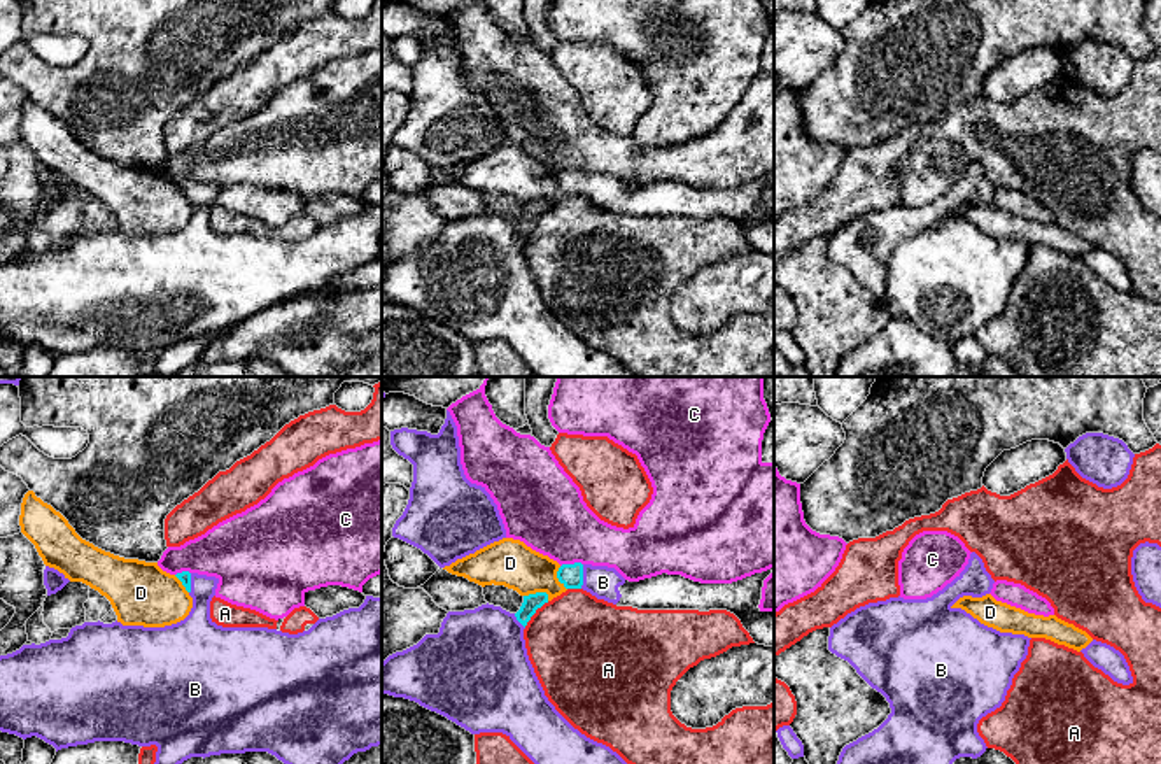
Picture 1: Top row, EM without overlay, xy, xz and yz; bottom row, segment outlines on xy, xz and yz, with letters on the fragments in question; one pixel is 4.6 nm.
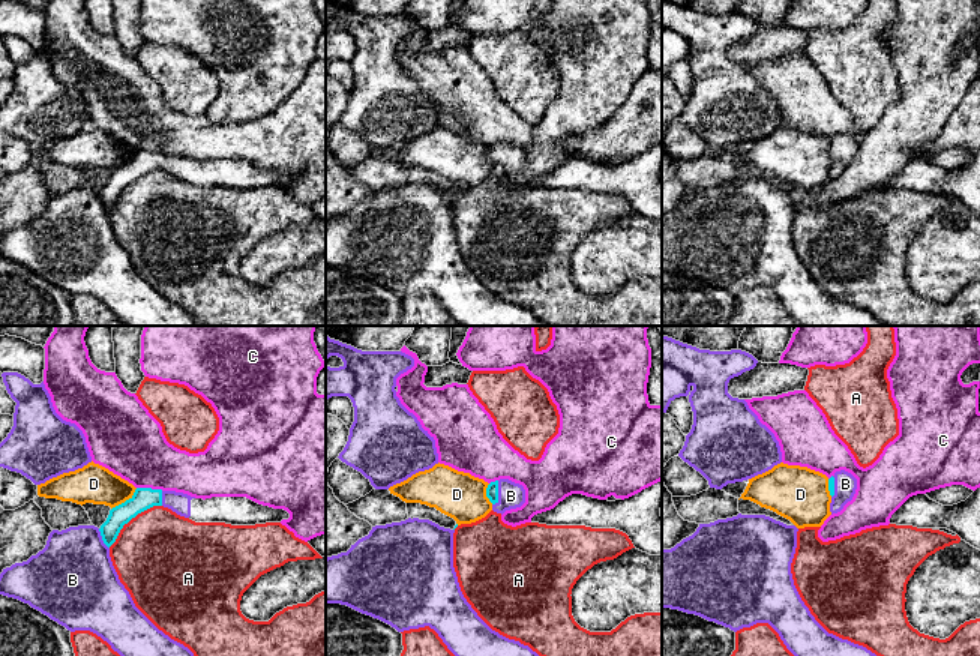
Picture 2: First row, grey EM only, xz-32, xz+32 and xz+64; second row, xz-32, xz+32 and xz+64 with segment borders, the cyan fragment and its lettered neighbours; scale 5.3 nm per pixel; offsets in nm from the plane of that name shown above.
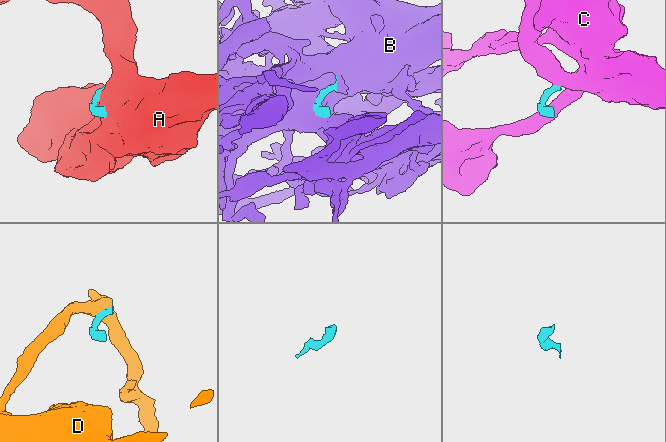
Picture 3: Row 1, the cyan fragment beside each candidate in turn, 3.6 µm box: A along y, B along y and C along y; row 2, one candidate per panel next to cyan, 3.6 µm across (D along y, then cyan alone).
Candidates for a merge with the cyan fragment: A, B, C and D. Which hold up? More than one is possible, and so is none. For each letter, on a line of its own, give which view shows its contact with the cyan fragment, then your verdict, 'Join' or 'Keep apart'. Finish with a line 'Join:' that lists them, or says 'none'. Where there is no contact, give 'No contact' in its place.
A: Touches cyan in xz. Keep apart
B: Touches cyan in xz. Join
C: Touches cyan in xz. Keep apart
D: Touches cyan in xz. Keep apart
Join: B

